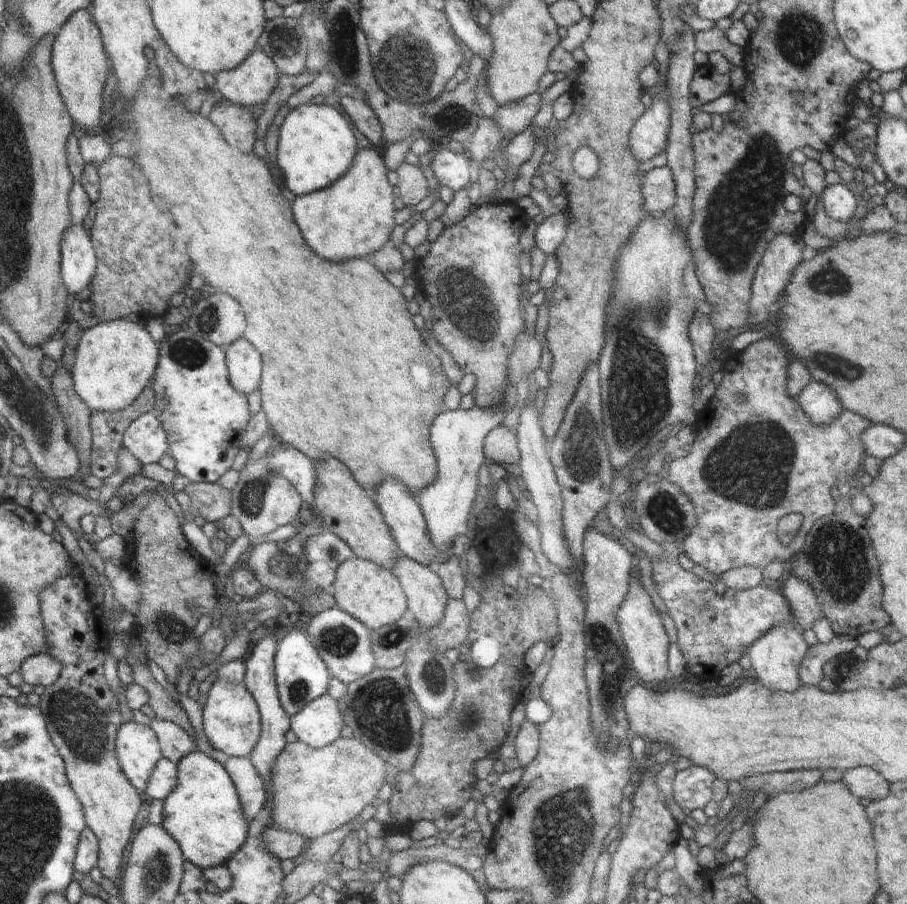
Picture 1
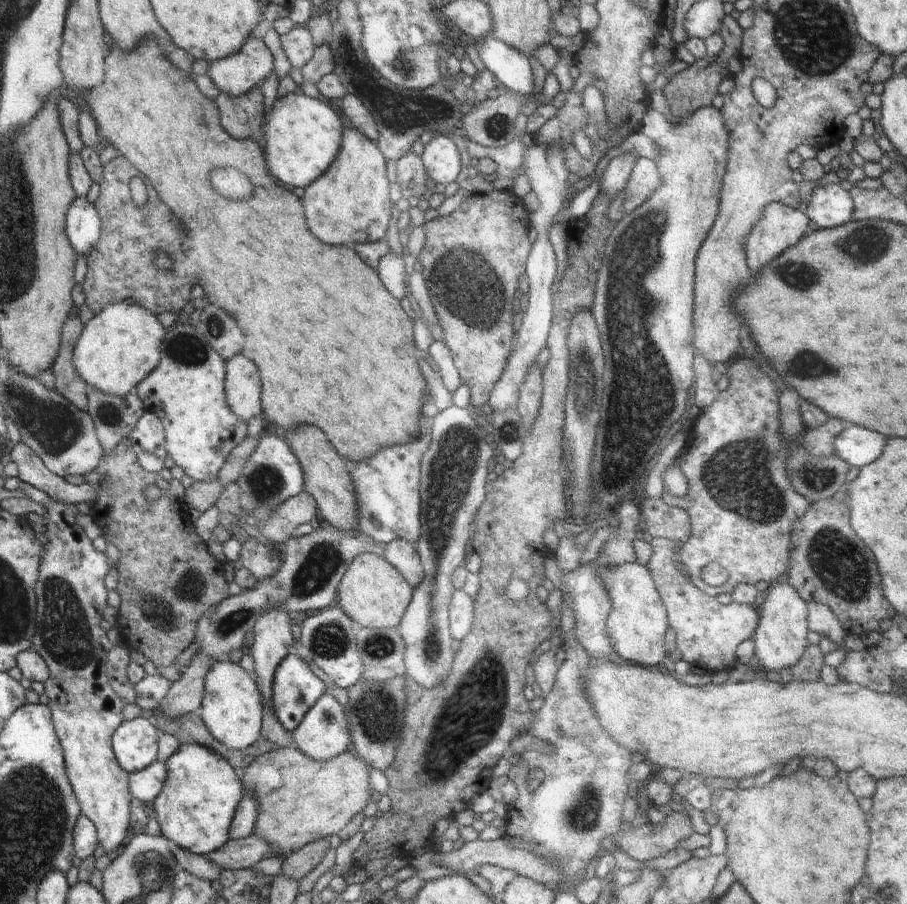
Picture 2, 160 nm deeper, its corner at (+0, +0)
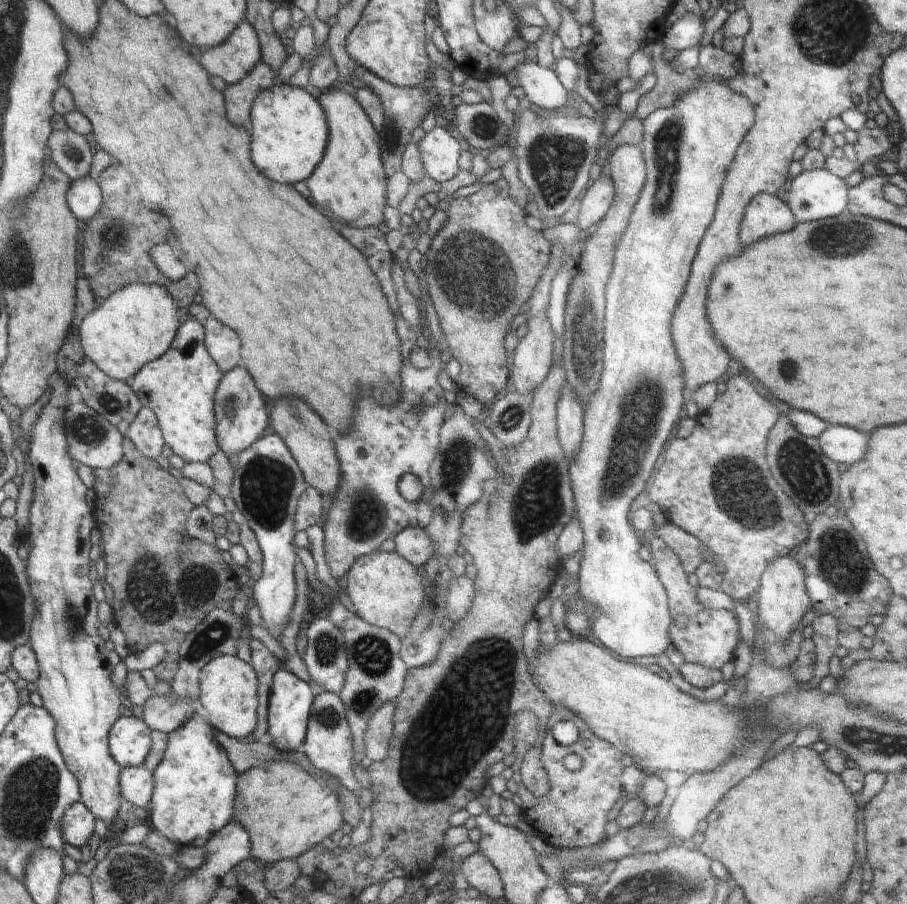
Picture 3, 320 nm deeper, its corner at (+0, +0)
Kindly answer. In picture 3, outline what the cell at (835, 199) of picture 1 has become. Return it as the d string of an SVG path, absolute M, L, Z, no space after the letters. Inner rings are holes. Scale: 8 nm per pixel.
M828 169L802 171L789 182L786 203L791 207L799 223L819 221L838 216L847 208L850 200L848 186L844 179L828 172Z

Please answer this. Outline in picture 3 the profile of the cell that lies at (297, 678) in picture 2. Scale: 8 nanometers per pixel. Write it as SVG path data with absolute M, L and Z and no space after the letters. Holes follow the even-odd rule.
M279 668L273 678L271 686L270 709L268 722L270 724L270 738L272 745L280 751L298 751L302 749L307 738L308 725L310 725L311 710L313 707L312 690L302 682L300 678L294 676L284 668Z

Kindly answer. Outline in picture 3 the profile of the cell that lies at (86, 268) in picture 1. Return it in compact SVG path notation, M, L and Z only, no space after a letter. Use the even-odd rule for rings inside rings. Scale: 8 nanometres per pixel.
M89 174L70 186L67 202L75 217L81 220L82 226L85 226L97 215L101 205L101 196L99 182Z

